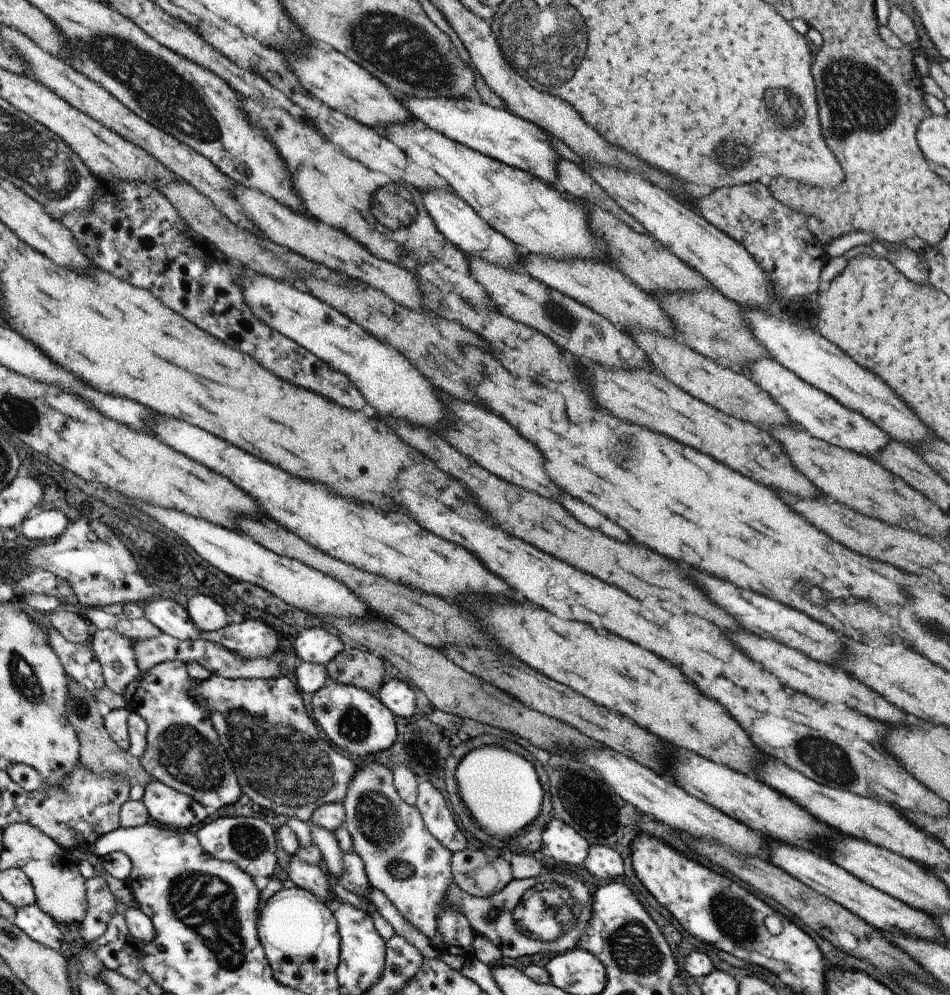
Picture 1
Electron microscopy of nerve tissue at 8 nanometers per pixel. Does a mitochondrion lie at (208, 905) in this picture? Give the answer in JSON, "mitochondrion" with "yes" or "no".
{"mitochondrion":"yes"}

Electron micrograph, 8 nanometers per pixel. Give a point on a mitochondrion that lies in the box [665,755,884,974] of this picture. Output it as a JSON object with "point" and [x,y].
{"point":[735,918]}

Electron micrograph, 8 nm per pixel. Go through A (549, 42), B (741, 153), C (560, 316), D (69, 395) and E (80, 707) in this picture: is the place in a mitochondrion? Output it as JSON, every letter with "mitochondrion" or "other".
{"A":"mitochondrion","B":"mitochondrion","C":"mitochondrion","D":"other","E":"mitochondrion"}

